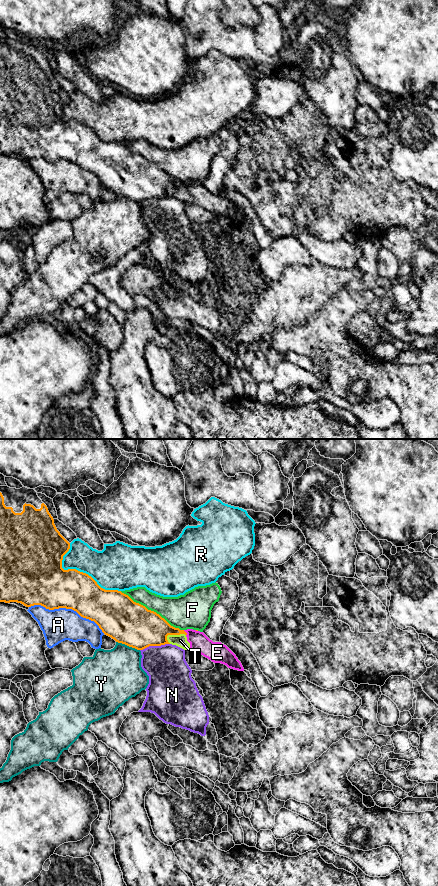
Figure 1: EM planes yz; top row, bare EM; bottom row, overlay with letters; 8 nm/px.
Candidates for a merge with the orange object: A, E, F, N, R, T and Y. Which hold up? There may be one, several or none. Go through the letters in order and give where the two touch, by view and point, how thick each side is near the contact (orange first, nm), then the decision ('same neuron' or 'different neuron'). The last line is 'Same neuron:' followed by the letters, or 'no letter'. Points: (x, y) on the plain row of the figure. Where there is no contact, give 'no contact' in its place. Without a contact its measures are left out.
A: yz (67, 160) | 360/260 nm | different neuron
E: yz (186, 185) | 220/160 nm | different neuron
F: yz (152, 163) | 340/260 nm | different neuron
N: yz (154, 197) | 340/320 nm | different neuron
R: yz (79, 123) | 340/320 nm | different neuron
T: yz (174, 186) | 300/100 nm | different neuron
Y: yz (128, 197) | 360/400 nm | different neuron
Same neuron: no letter

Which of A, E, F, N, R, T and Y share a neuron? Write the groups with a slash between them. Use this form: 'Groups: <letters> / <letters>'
Groups: A / E T / F / N / R / Y

